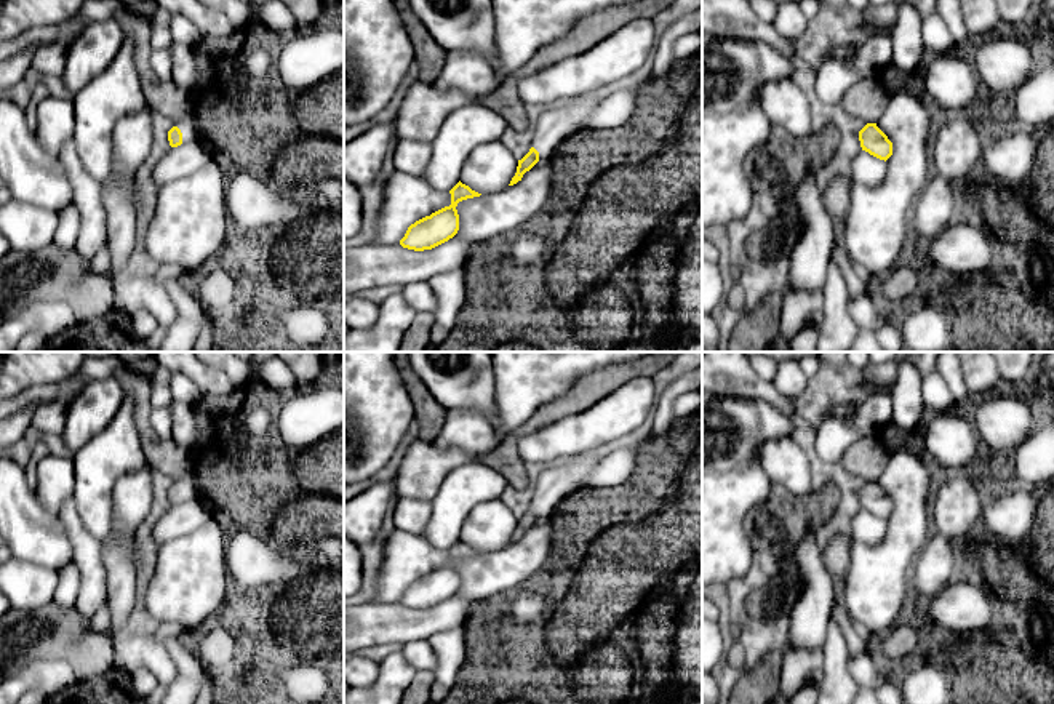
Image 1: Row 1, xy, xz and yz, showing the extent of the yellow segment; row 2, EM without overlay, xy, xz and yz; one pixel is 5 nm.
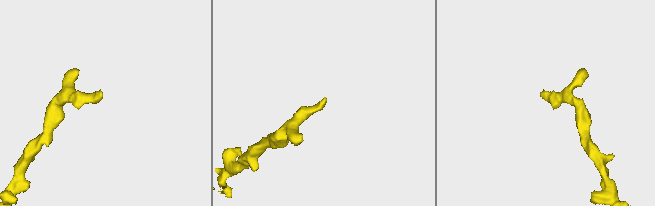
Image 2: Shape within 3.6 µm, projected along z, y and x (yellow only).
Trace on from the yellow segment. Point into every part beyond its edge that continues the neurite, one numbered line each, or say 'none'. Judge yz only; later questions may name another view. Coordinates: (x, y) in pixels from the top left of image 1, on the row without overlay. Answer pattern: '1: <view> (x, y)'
none

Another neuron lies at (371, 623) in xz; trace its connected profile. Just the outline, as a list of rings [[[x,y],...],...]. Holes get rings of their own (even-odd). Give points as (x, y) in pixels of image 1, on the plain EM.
[[[457,592],[424,610],[365,602],[344,608],[344,658],[373,645],[429,640],[437,632],[470,626],[483,606]]]

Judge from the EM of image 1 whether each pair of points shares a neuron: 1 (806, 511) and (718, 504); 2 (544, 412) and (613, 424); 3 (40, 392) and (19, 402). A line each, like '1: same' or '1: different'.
1: different
2: different
3: same

